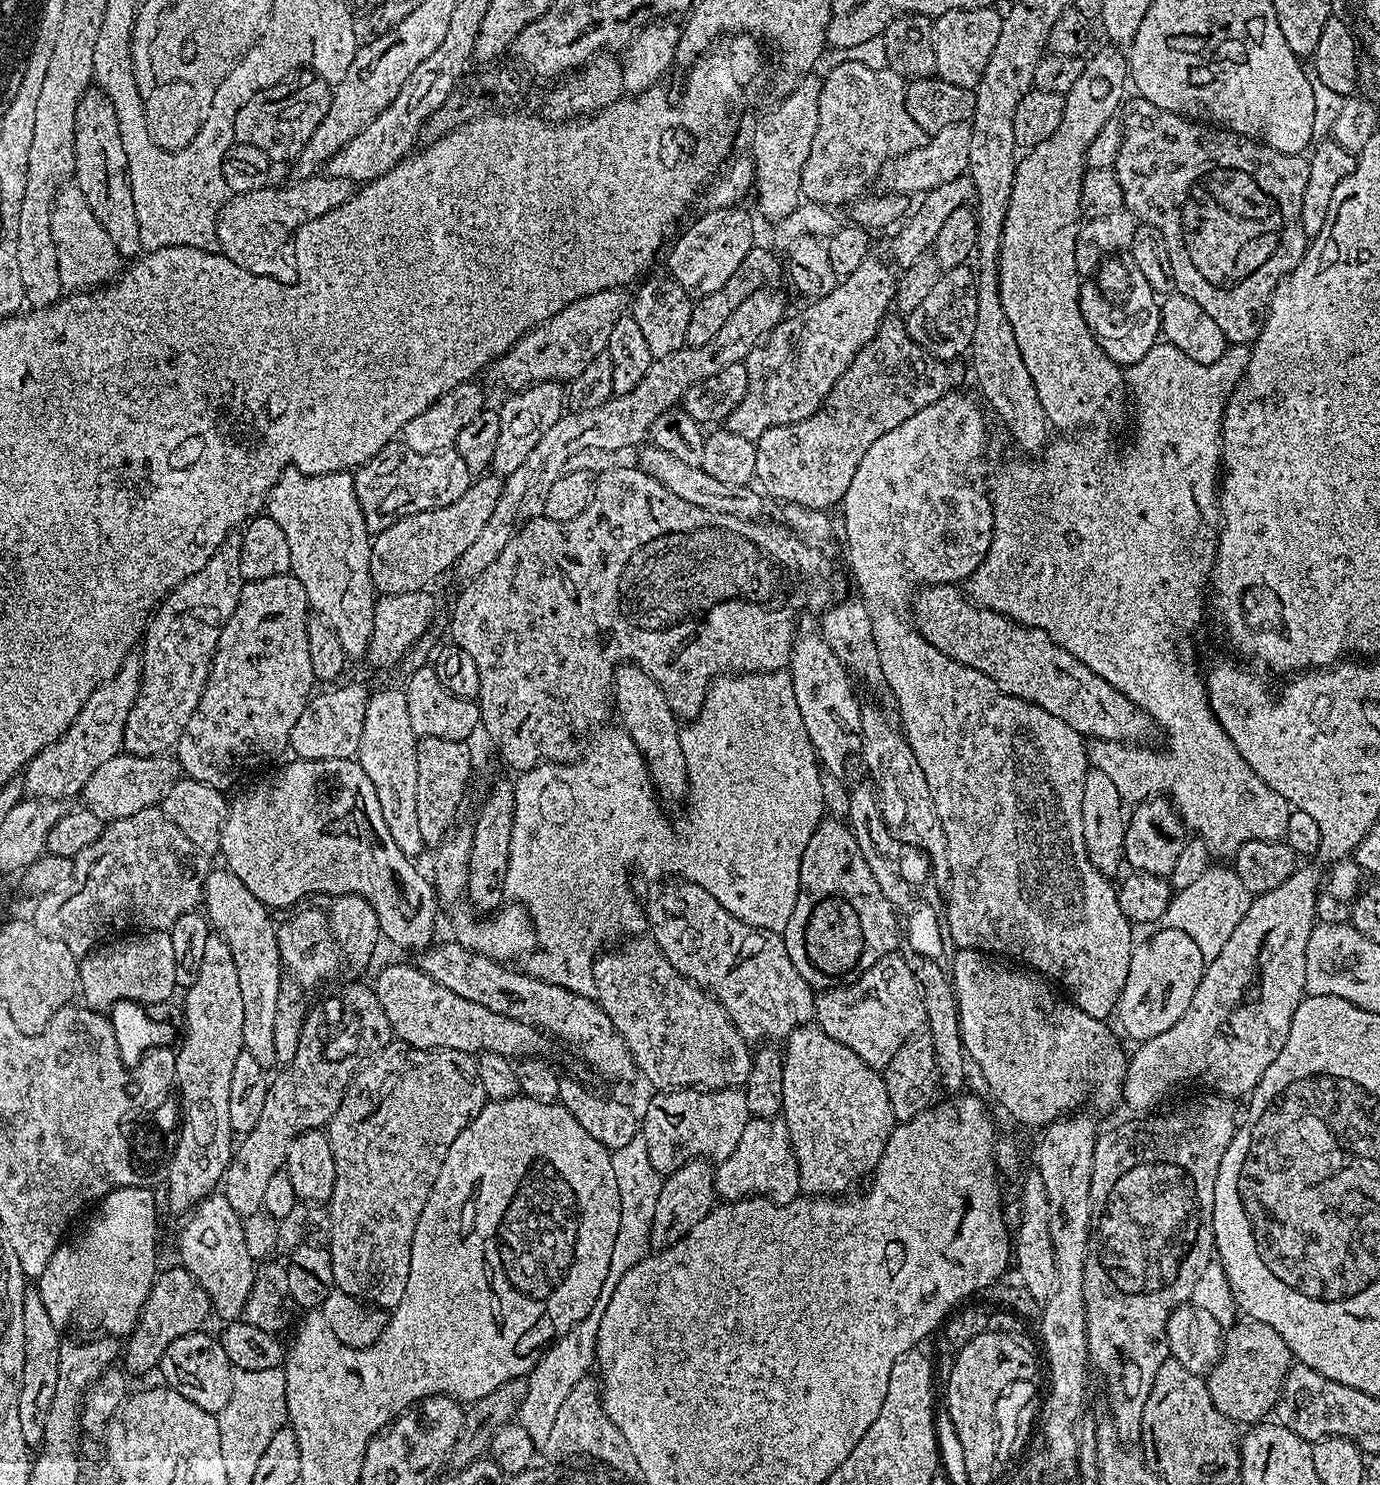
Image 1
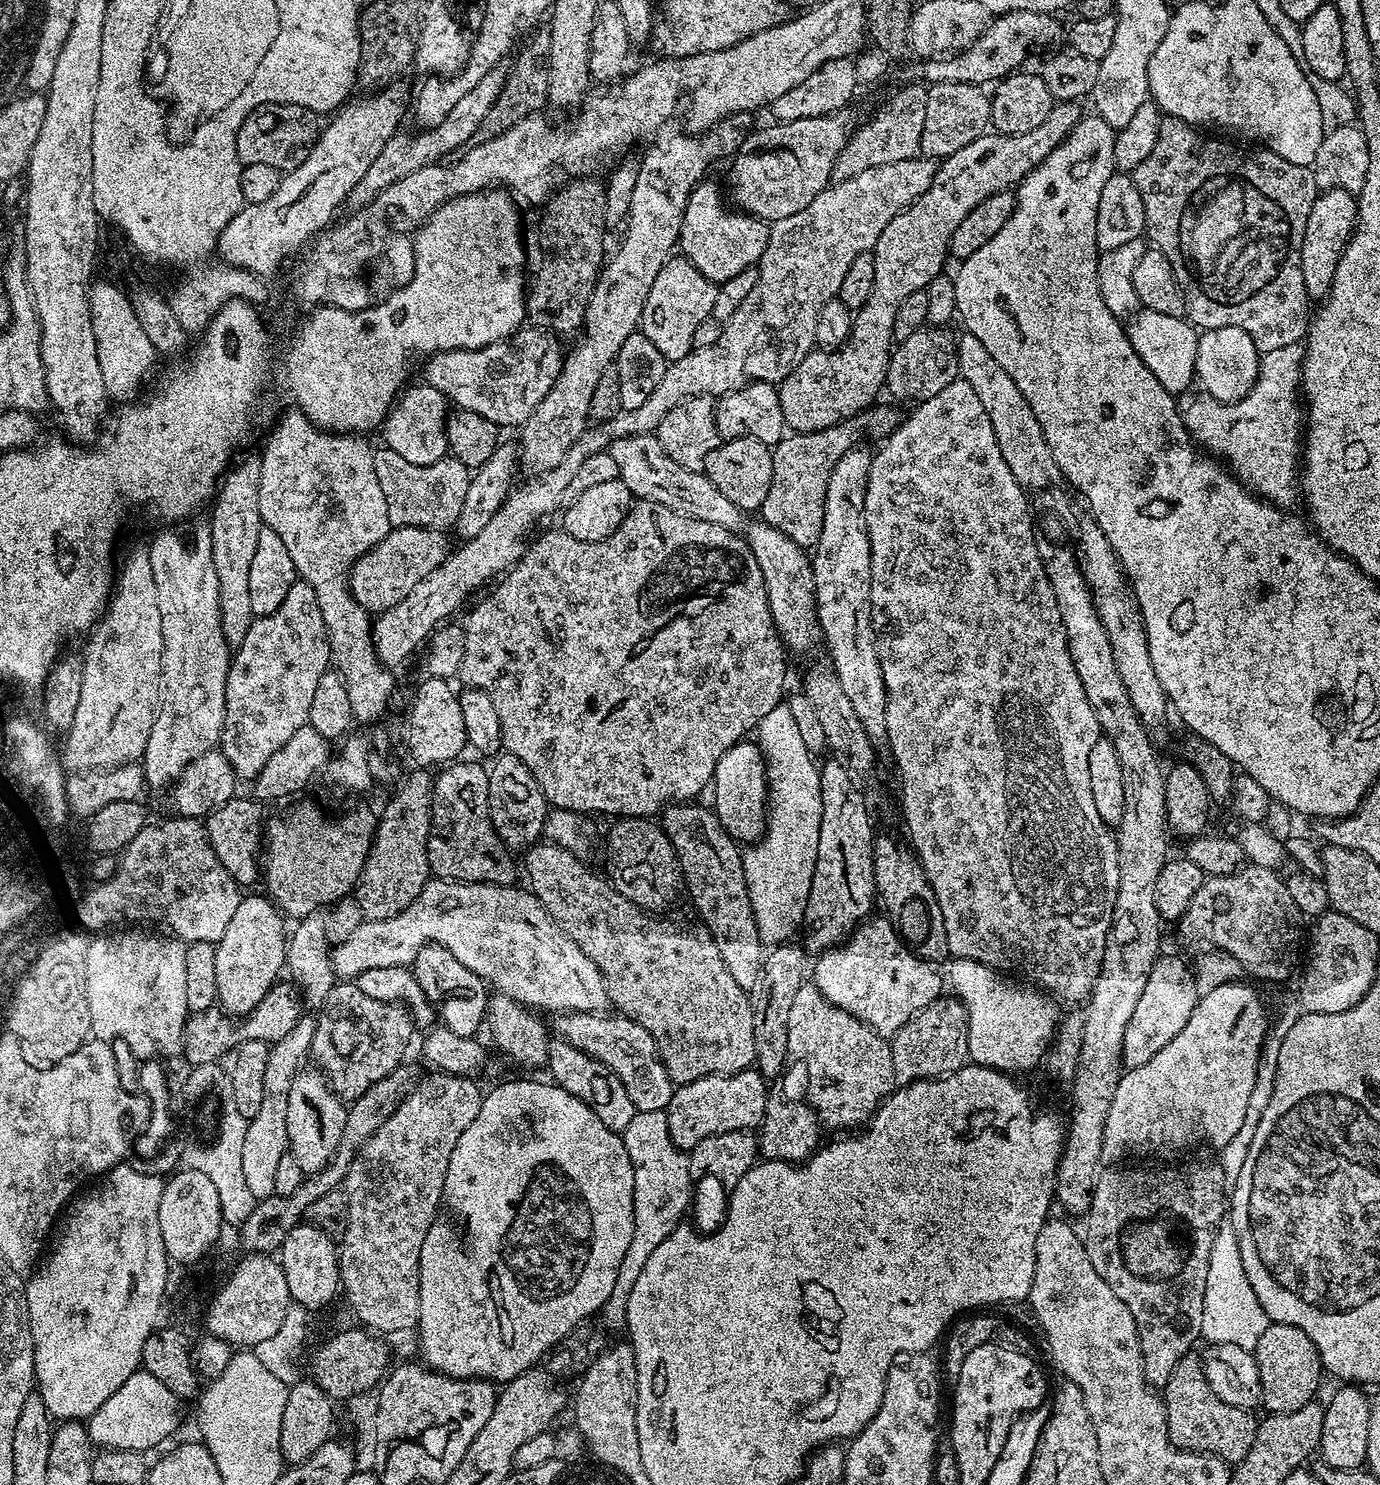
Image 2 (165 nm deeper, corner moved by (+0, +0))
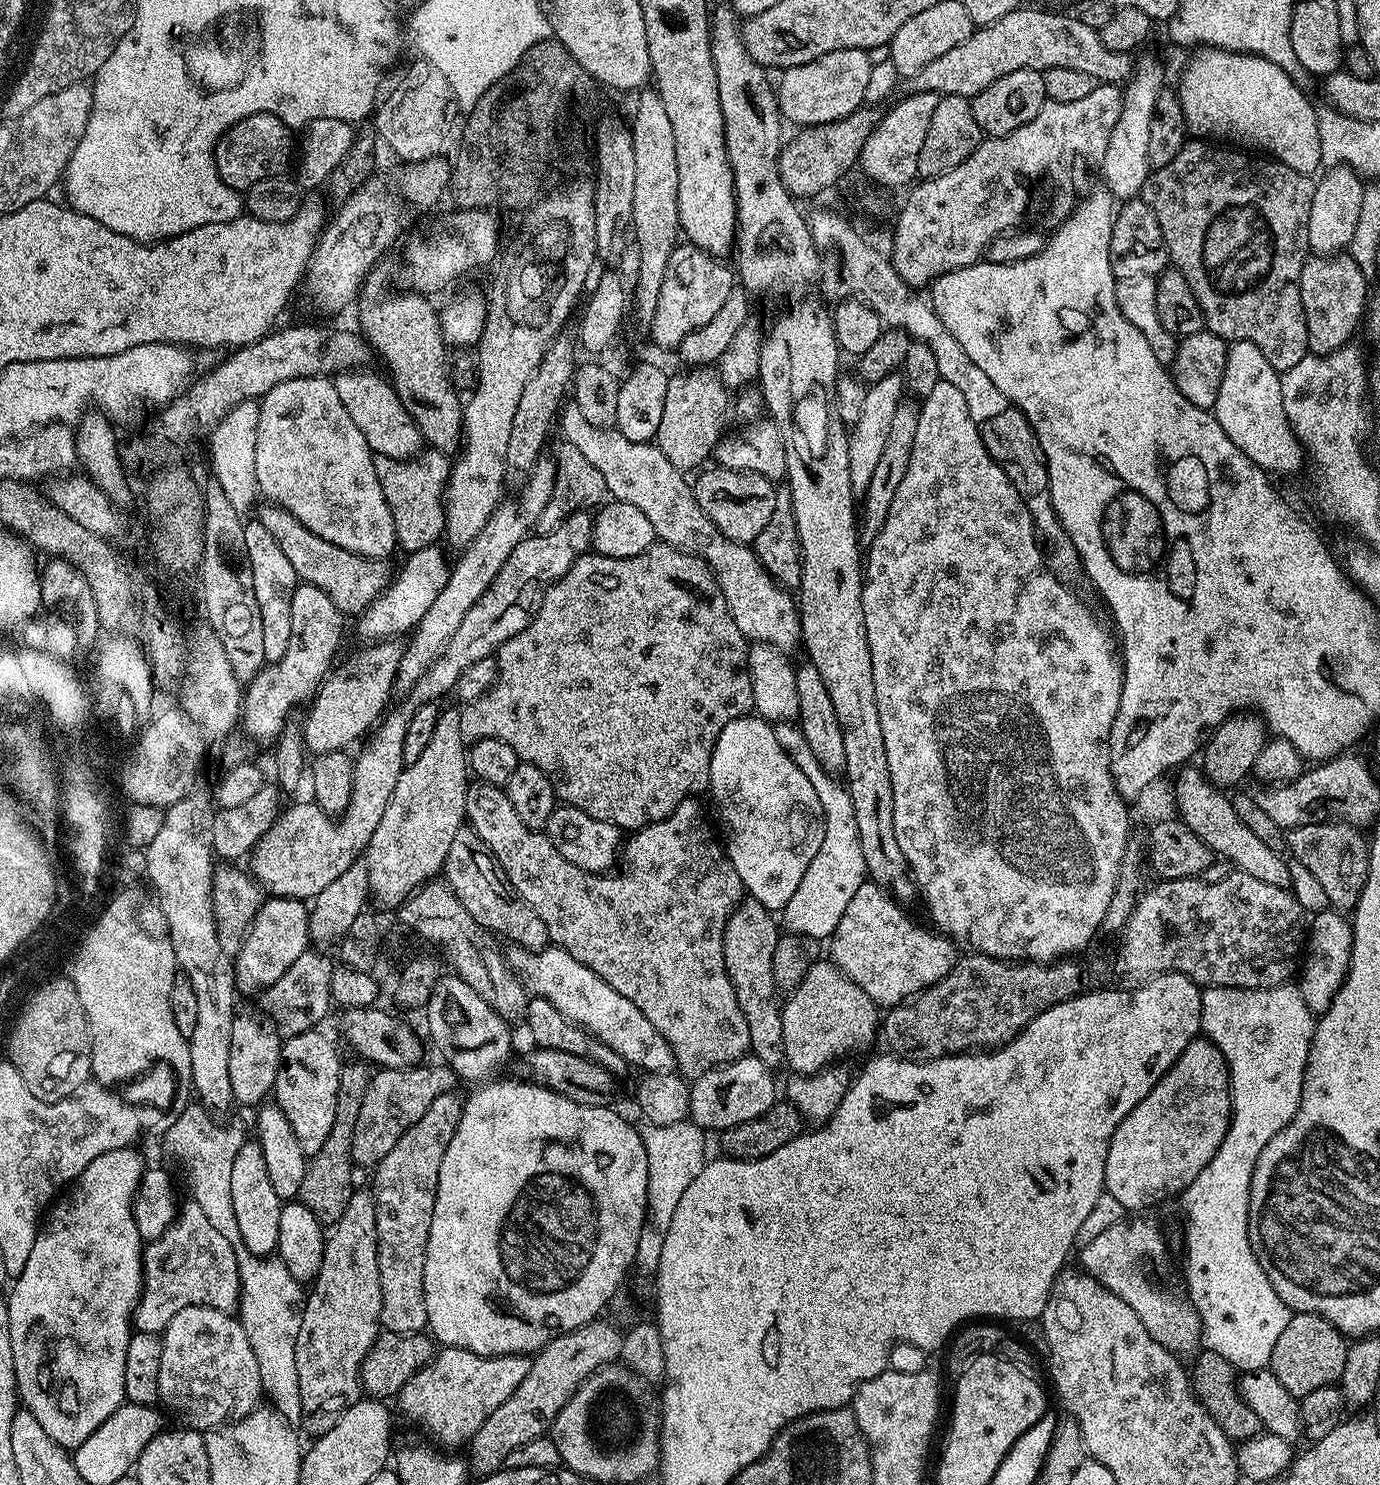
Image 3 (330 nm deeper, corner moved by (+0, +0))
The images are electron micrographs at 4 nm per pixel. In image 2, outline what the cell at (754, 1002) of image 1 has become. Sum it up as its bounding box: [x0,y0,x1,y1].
[603,818,682,913]

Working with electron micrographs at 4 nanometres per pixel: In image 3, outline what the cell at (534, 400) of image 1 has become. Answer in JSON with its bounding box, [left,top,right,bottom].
[357,545,451,642]

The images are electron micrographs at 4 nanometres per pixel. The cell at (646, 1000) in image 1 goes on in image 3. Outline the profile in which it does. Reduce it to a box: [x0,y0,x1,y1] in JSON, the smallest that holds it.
[464,783,750,1082]

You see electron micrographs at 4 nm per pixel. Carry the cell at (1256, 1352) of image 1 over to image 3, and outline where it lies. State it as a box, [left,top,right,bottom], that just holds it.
[1270,1312,1349,1398]

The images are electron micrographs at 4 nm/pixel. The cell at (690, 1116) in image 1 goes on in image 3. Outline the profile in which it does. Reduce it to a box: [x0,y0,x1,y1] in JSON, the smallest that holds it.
[688,1054,778,1130]

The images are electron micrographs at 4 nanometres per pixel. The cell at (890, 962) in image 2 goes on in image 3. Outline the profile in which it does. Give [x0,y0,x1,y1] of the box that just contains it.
[830,878,958,1010]

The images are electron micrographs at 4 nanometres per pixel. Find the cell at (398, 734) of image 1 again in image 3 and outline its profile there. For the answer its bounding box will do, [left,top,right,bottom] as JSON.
[254,376,397,560]

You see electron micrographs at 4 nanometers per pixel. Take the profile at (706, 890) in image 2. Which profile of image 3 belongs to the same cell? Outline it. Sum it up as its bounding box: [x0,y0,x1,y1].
[724,898,785,1070]

